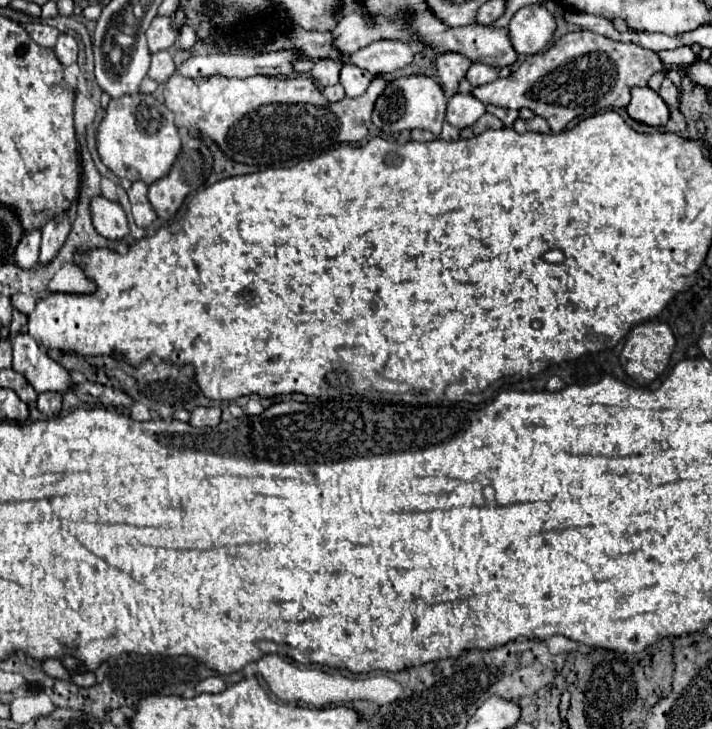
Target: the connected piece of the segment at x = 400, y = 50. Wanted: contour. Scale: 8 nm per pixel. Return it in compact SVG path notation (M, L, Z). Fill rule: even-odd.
M389 39L373 41L363 49L359 49L357 53L351 53L347 59L349 65L363 67L375 77L391 75L397 69L407 67L411 61L413 61L411 47L403 41L389 41Z

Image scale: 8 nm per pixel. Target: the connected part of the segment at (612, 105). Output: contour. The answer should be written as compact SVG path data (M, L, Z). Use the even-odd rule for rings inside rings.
M577 31L563 35L547 51L527 57L519 69L505 79L475 87L475 95L485 105L523 109L529 107L547 119L553 133L561 133L567 123L579 117L591 117L605 109L623 109L631 101L633 87L645 87L647 79L663 71L659 55L637 43L613 41L593 31Z

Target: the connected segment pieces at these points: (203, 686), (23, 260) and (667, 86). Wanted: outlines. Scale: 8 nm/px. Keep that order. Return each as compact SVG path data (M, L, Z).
M207 677L195 687L197 693L221 693L223 689L225 689L225 681L221 681L221 677Z
M27 231L15 249L15 265L21 265L21 269L31 269L33 265L37 265L39 245L41 245L41 233Z
M665 79L665 81L661 83L659 95L661 95L663 101L669 105L669 109L675 109L675 107L677 107L677 87L675 87L669 79Z

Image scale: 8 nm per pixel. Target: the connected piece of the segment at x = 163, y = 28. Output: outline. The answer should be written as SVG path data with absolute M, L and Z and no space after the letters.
M155 17L147 29L147 43L149 43L149 51L157 53L161 49L169 49L175 39L177 39L177 31L171 29L169 25L169 17Z

